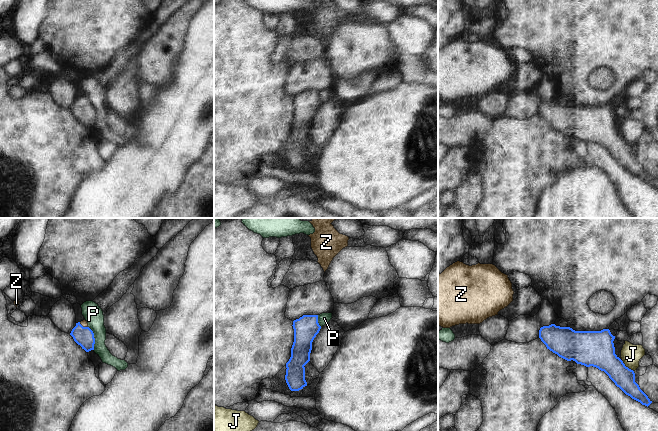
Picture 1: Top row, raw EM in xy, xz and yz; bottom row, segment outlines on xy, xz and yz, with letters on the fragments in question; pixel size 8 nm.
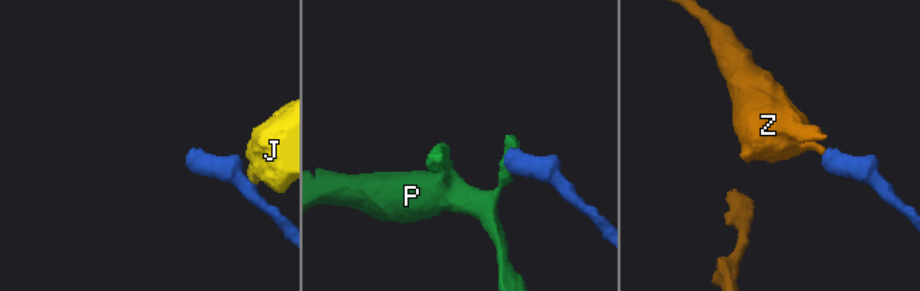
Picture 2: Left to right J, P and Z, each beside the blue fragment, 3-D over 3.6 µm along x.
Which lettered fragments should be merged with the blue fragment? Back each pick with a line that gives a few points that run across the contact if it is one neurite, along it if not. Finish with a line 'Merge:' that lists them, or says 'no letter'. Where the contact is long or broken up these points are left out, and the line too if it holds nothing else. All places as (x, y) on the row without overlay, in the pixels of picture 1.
Z: line xy (83, 112), (82, 102), (84, 99)
Merge: Z

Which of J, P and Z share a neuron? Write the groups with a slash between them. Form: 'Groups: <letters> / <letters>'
Groups: J / P / Z

